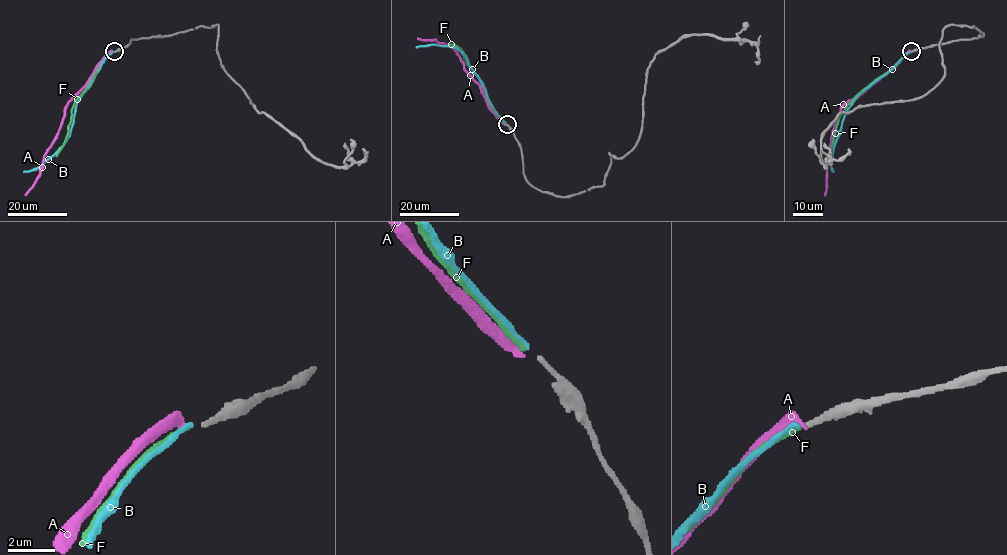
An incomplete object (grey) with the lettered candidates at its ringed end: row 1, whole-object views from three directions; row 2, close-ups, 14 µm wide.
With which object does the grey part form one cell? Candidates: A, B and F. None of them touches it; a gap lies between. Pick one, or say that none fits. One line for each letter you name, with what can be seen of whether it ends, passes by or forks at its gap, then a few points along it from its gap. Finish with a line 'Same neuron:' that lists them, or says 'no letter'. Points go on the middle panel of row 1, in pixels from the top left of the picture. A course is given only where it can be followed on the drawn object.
Same neuron: no letter

